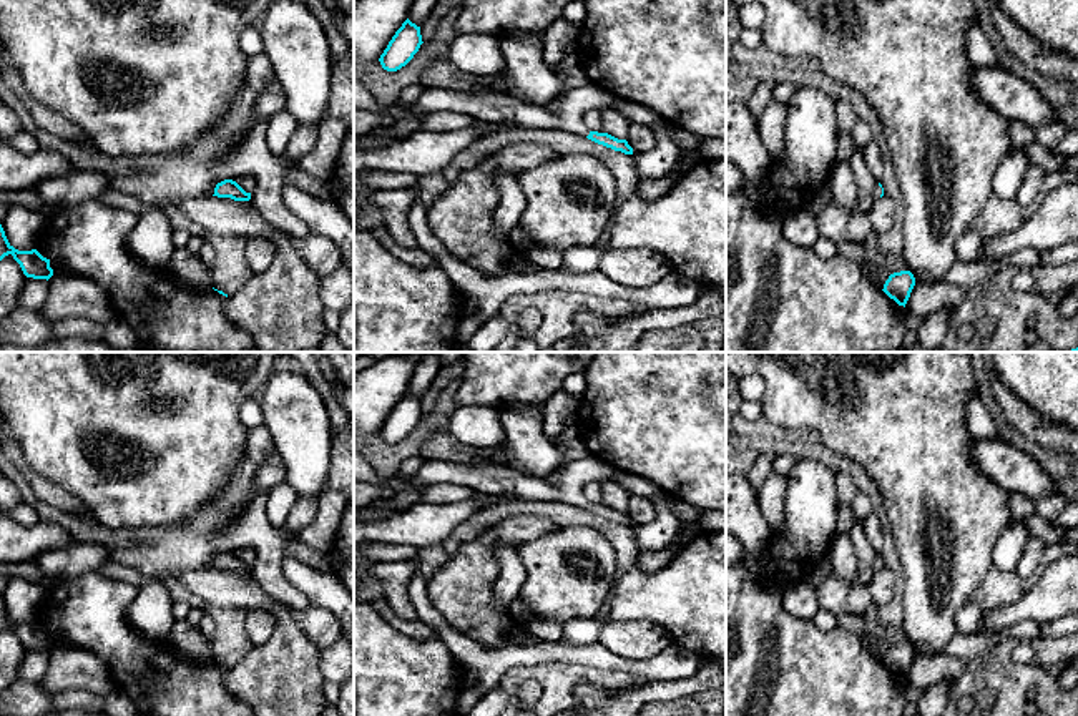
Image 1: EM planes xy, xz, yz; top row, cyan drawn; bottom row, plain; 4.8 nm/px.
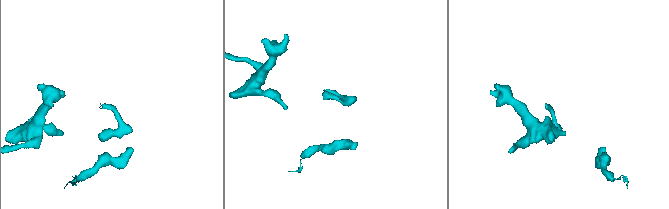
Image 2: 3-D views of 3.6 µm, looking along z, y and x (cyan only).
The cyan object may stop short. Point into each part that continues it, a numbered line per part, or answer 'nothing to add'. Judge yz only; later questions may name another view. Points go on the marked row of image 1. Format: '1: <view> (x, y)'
nothing to add

